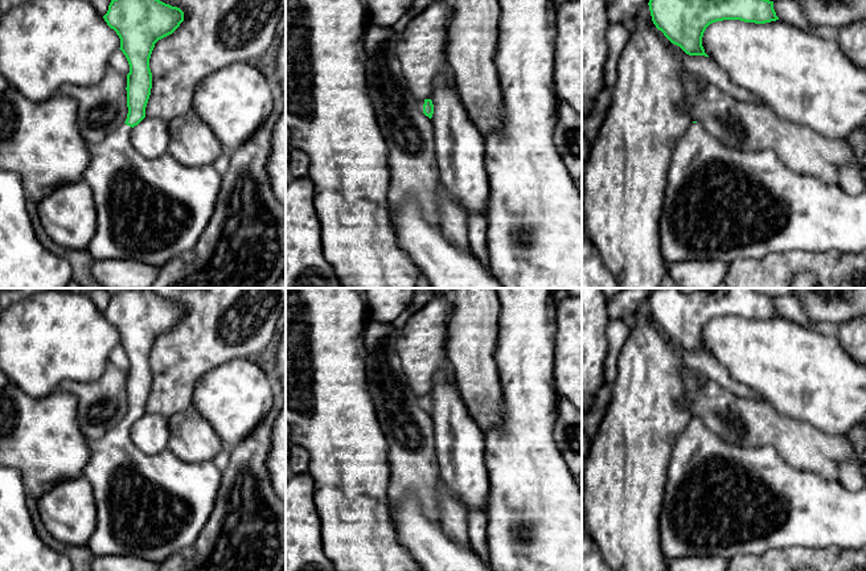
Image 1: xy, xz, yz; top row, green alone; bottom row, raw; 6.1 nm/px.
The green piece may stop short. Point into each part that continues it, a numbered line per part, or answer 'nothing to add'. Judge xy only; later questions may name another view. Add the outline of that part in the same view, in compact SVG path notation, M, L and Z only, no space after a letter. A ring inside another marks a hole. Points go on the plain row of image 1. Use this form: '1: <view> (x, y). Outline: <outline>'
1: xy (151, 506). Outline: M123 419L102 438L89 440L90 457L82 476L89 480L93 489L98 518L87 547L95 556L136 556L163 563L196 542L214 508L222 472L213 461L189 464L168 449L147 455L134 444L131 427L132 423Z

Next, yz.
1: yz (723, 500). Outline: M690 418L676 439L658 519L660 547L668 559L684 556L760 555L771 549L866 547L866 486L850 490L833 478L791 467L773 447L742 447L723 441L701 419Z

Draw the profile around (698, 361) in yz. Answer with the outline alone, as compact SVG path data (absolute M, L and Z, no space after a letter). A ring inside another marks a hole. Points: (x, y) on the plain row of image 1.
M653 317L649 319L649 325L653 326L669 344L672 344L681 354L685 366L690 370L699 371L707 378L719 383L723 389L734 393L740 398L755 400L762 399L747 386L734 381L726 367L705 352L689 352L680 342L672 340L661 326L656 324Z

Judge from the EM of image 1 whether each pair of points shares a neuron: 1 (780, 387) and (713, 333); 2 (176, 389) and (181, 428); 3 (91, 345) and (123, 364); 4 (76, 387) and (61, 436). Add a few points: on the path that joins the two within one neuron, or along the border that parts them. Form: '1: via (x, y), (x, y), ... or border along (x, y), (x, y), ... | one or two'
1: via (763, 370), (730, 340) | one
2: border along (191, 405), (167, 418) | two
3: border along (118, 344), (107, 360) | two
4: border along (58, 387), (70, 391), (76, 397), (78, 424) | two

